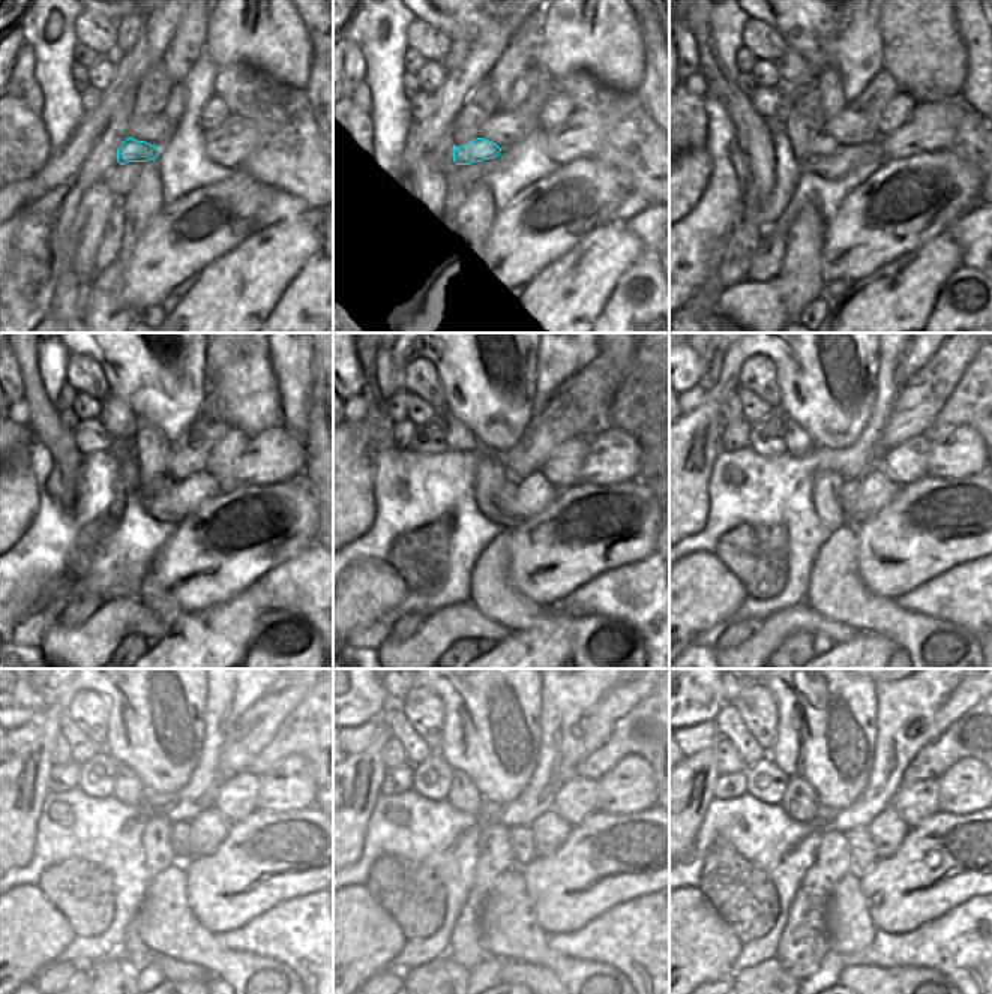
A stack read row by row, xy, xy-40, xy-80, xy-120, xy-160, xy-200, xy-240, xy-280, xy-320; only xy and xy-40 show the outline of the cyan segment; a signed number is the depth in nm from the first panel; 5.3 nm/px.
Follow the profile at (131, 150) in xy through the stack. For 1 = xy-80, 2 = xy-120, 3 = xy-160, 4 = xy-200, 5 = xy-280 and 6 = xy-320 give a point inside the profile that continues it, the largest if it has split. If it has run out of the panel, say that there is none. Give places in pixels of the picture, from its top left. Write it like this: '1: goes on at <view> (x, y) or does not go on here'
1: goes on at xy-80 (823, 146)
2: goes on at xy-120 (159, 486)
3: goes on at xy-160 (508, 491)
4: goes on at xy-200 (850, 489)
5: goes on at xy-280 (521, 840)
6: goes on at xy-320 (862, 853)

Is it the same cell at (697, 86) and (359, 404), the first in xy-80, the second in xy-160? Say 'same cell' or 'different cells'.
same cell

